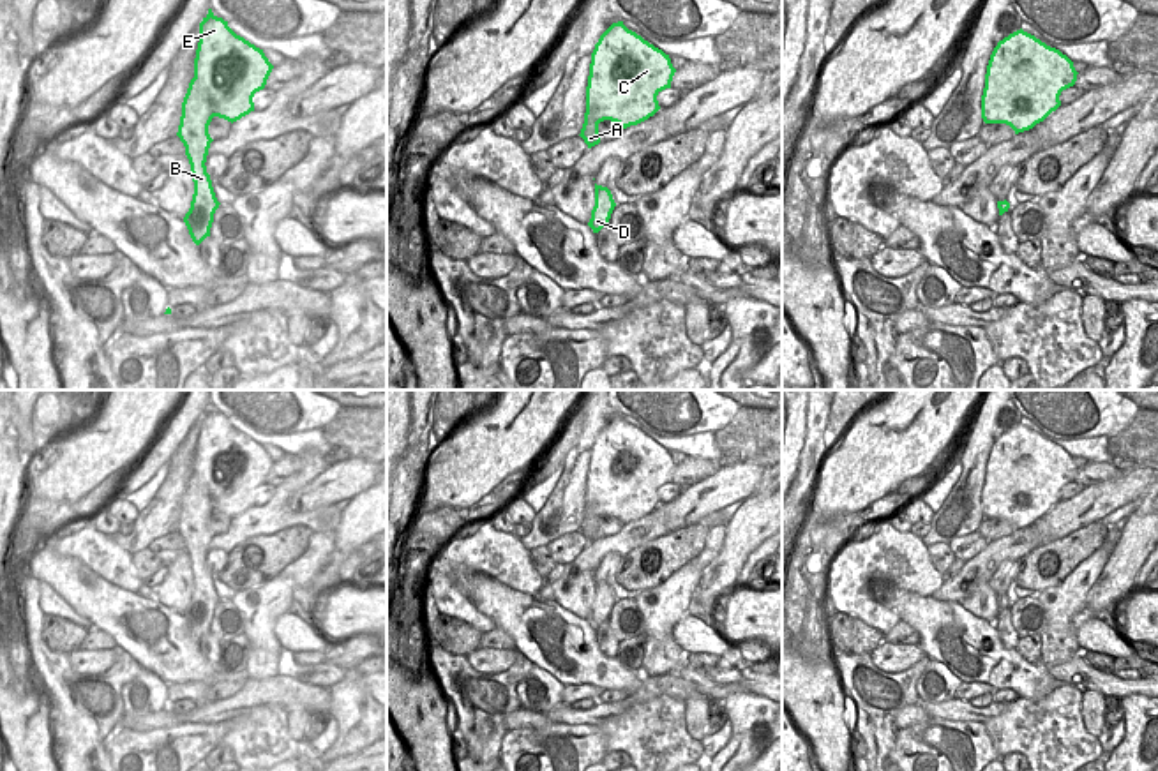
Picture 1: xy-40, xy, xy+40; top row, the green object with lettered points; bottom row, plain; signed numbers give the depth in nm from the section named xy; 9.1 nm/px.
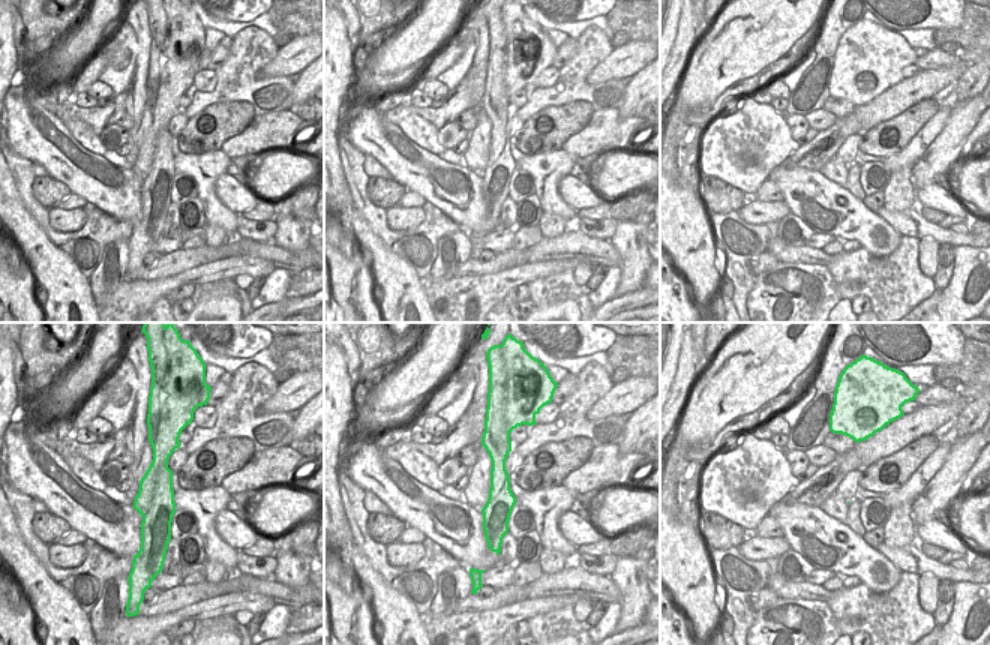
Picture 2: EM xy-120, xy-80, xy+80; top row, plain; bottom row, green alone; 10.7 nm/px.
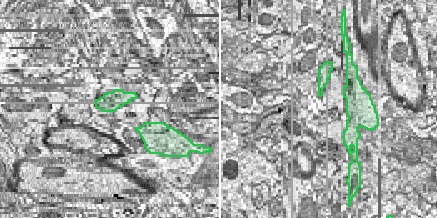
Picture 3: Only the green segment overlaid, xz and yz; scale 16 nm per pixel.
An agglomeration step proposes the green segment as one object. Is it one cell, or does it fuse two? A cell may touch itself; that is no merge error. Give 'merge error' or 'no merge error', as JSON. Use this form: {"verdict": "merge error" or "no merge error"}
{"verdict": "merge error"}

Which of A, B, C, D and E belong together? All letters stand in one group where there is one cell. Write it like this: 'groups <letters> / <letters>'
groups A B D / C E

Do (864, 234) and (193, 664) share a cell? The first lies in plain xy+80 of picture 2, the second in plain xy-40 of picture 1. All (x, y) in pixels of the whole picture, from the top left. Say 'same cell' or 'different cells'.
same cell

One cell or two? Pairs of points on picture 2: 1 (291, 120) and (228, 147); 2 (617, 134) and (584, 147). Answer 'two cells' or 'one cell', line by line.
1: one cell
2: one cell

